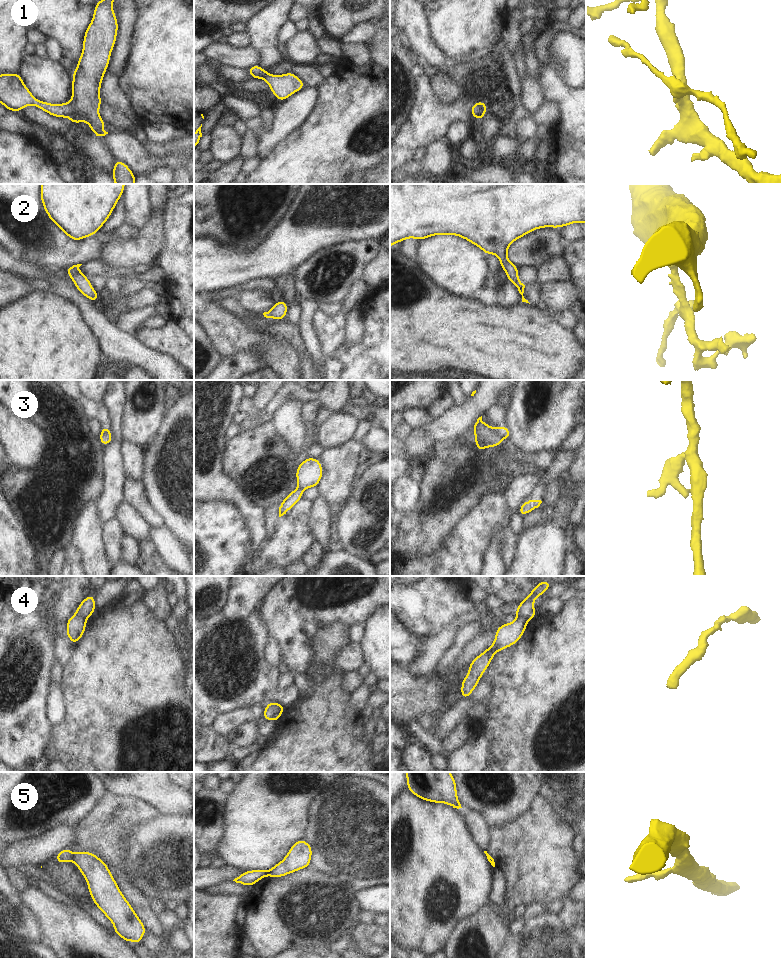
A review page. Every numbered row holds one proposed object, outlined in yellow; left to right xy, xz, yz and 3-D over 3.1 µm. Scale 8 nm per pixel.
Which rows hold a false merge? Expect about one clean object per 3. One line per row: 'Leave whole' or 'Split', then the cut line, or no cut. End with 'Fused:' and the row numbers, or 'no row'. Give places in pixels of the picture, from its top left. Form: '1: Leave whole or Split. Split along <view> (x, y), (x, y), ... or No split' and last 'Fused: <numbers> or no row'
1: Split. Split along yz (480, 102), (483, 109), (475, 117)
2: Leave whole. No split
3: Split. Split along yz (495, 429), (502, 438)
4: Split. Split along xz (279, 704), (270, 719)
5: Split. Split along xy (71, 854), (72, 860)
Fused: 1, 3, 4, 5.

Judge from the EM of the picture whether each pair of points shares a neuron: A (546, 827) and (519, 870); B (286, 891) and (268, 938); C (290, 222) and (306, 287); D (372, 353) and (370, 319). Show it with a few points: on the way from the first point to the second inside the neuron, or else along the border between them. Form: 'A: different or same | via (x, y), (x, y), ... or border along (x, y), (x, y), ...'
A: same | via (537, 838), (535, 854), (530, 859)
B: same | via (286, 903), (286, 914), (274, 926)
C: different | border along (319, 249), (298, 265), (294, 275)
D: same | via (372, 345), (372, 327)

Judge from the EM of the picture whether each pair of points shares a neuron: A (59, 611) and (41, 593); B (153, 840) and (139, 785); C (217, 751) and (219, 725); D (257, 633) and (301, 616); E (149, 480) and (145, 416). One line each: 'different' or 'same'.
A: same
B: different
C: different
D: different
E: different

